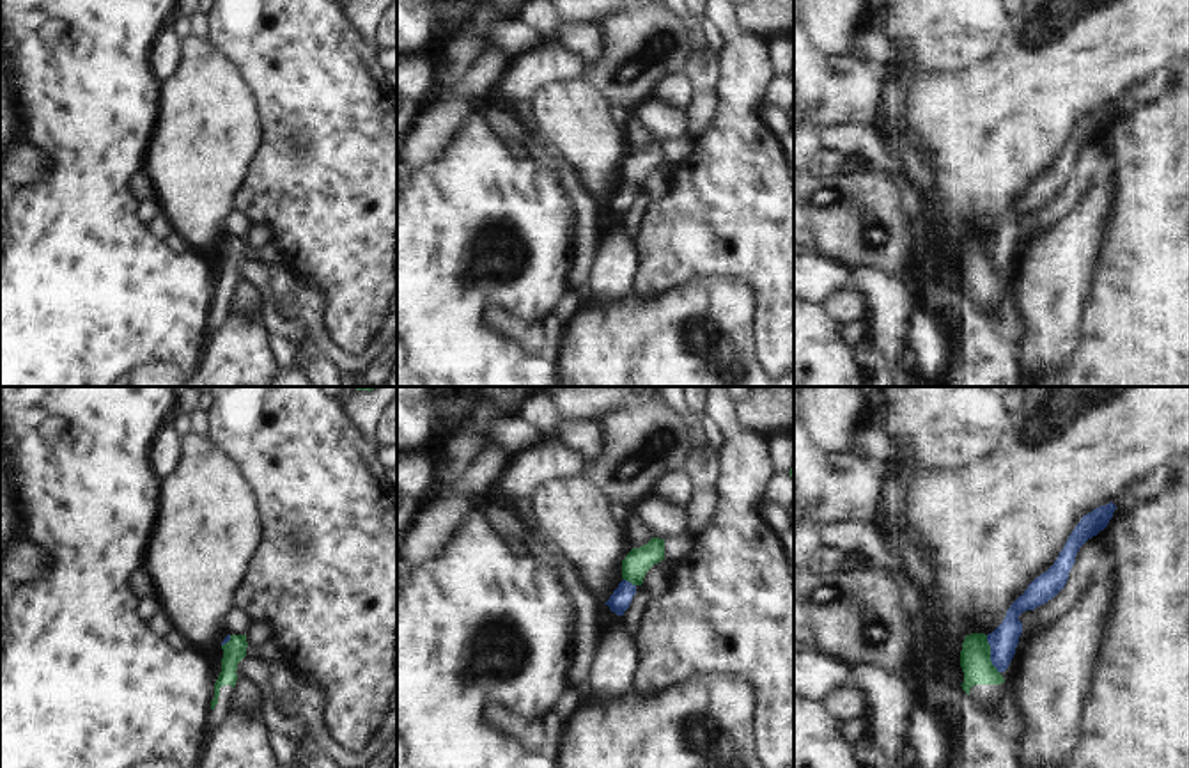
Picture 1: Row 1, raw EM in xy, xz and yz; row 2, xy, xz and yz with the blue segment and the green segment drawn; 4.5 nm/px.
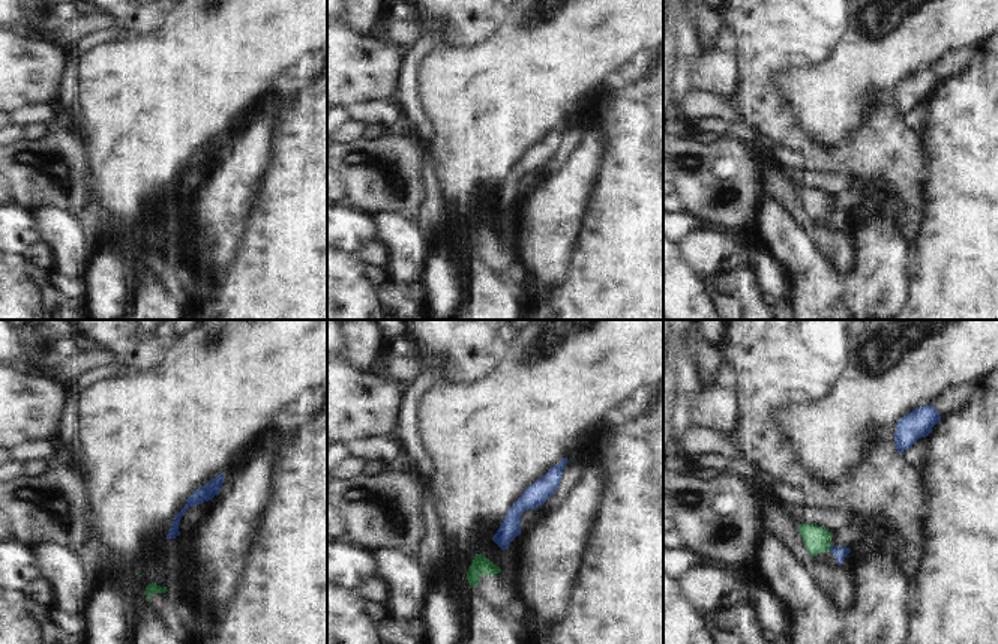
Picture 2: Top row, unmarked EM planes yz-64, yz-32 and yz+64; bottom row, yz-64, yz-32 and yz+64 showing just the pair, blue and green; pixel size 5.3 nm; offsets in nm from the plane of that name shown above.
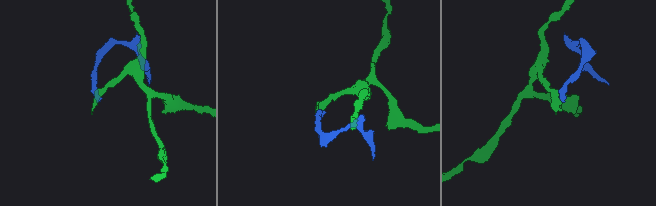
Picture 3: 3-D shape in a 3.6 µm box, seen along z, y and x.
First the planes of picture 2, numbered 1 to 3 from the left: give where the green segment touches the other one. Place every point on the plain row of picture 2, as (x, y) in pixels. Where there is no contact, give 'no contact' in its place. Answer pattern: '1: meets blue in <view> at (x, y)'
1: no contact
2: no contact
3: no contact

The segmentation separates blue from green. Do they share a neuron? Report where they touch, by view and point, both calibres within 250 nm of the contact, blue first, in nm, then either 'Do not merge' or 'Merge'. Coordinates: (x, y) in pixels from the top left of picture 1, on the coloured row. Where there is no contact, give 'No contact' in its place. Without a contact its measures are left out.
Touches blue at yz (991, 655). Thickness 130 nm (blue) against 140 nm. Do not merge.

